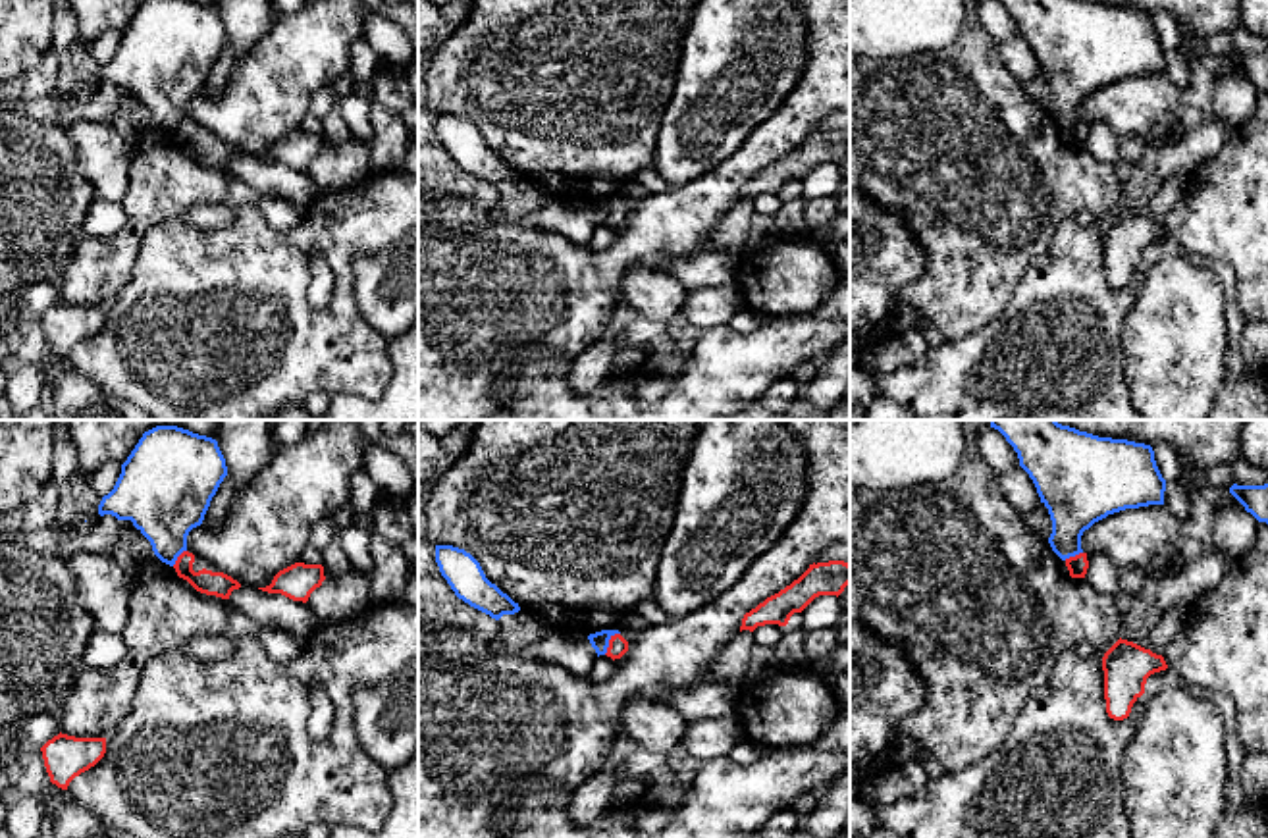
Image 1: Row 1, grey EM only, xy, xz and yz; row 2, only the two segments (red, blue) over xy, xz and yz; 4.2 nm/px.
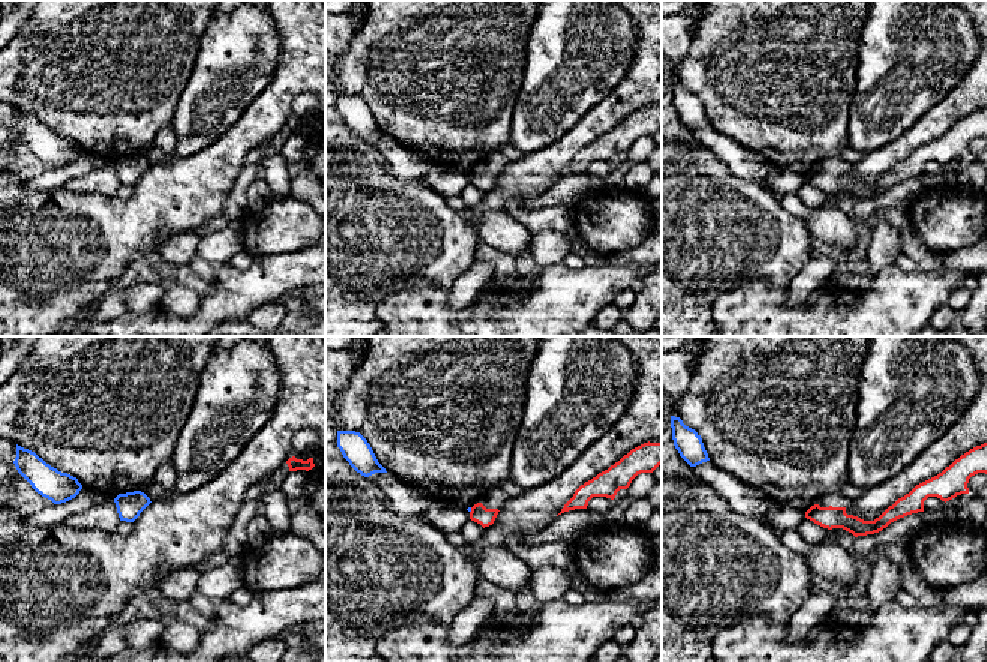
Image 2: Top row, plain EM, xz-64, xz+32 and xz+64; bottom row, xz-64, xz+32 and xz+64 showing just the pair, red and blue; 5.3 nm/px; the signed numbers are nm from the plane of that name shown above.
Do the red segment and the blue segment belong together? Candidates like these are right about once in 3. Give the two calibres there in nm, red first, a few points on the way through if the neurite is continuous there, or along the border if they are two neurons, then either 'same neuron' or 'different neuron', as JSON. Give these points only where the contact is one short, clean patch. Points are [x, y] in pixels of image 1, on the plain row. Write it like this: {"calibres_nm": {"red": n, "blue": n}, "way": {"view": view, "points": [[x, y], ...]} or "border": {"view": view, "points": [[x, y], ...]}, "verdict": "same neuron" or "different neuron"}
{"calibres_nm": {"red": 80, "blue": 80}, "border": {"view": "xz", "points": [[619, 201], [609, 209], [604, 222]]}, "verdict": "different neuron"}

